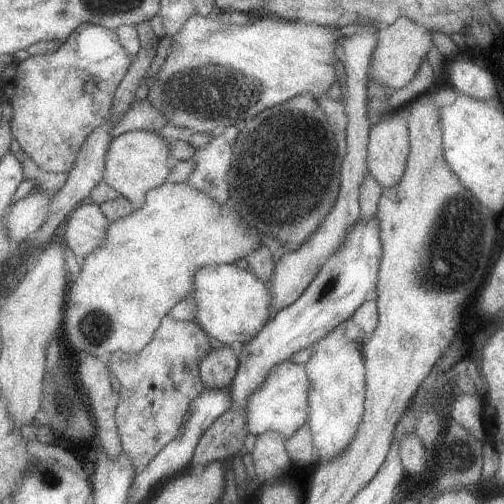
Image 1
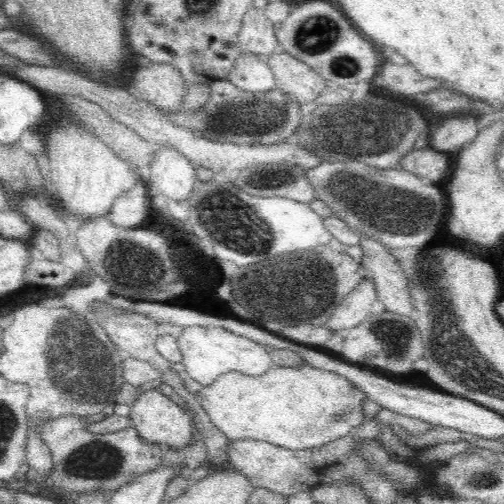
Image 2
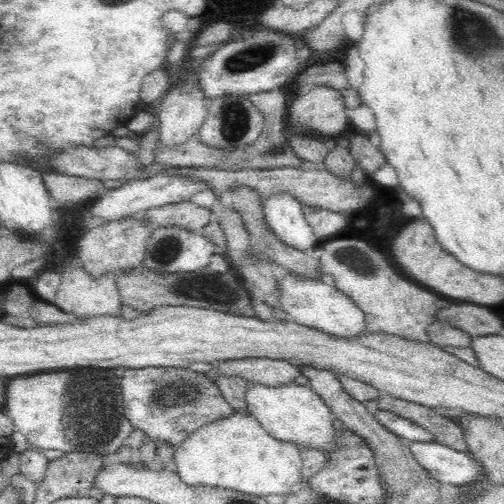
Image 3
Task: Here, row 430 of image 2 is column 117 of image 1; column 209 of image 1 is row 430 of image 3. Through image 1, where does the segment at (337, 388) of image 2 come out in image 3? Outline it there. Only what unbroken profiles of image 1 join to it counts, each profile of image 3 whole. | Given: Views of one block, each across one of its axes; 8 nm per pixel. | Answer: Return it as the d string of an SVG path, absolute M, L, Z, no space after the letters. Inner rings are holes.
M232 414L224 420L202 426L178 448L174 448L172 468L188 486L212 486L250 496L268 498L270 494L290 494L302 482L302 450L282 444L262 428L250 414Z

